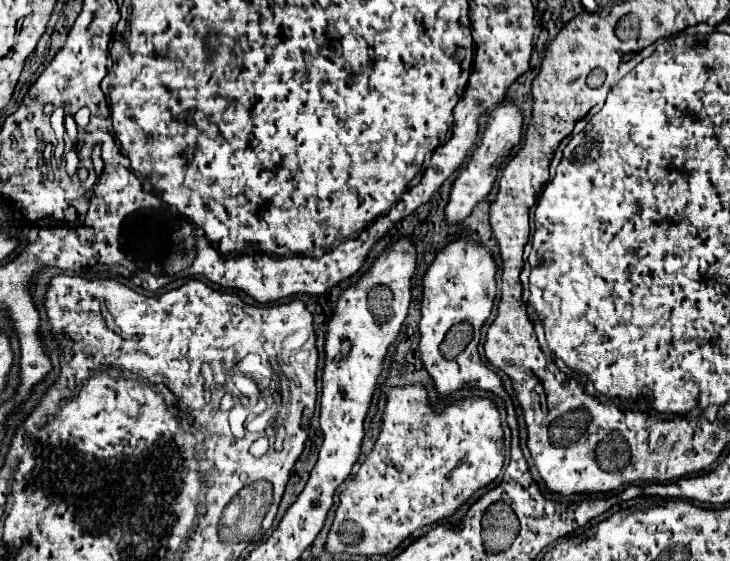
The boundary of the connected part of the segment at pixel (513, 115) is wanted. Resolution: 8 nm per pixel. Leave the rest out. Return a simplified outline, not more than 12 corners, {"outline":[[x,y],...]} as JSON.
{"outline":[[513,102],[489,112],[479,146],[453,182],[449,224],[489,194],[499,166],[521,142]]}

